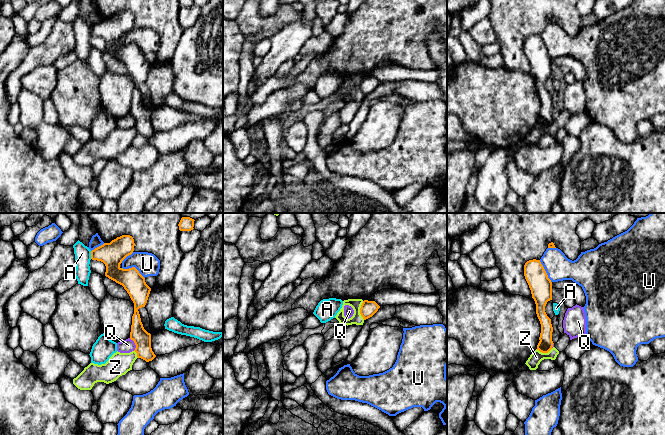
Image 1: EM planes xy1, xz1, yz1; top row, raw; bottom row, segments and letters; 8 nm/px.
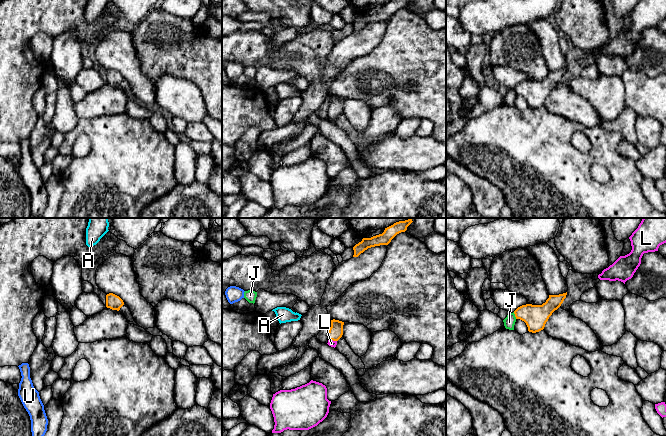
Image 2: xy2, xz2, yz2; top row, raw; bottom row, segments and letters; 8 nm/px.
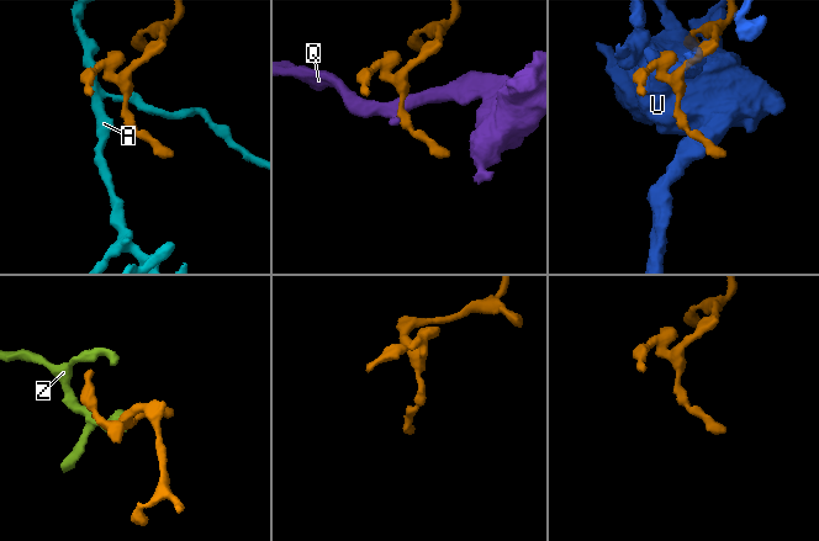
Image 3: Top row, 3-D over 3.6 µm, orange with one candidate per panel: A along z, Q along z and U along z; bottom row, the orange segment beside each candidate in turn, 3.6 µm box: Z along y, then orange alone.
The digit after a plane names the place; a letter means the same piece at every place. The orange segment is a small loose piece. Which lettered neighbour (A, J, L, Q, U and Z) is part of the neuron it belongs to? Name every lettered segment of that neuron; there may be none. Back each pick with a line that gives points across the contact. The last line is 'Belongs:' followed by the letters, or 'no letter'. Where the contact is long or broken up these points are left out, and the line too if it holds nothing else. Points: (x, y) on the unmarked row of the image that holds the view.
L: runs through xz2 (335, 108), (333, 116), (331, 119)
Belongs: L

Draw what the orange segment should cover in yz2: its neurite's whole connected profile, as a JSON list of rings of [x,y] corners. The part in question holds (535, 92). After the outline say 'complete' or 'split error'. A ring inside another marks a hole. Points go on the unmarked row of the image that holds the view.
[[[567,68],[559,71],[549,71],[549,74],[542,81],[522,81],[514,87],[515,93],[526,99],[529,108],[539,108],[544,105],[552,89],[561,82],[566,71]]] | complete

